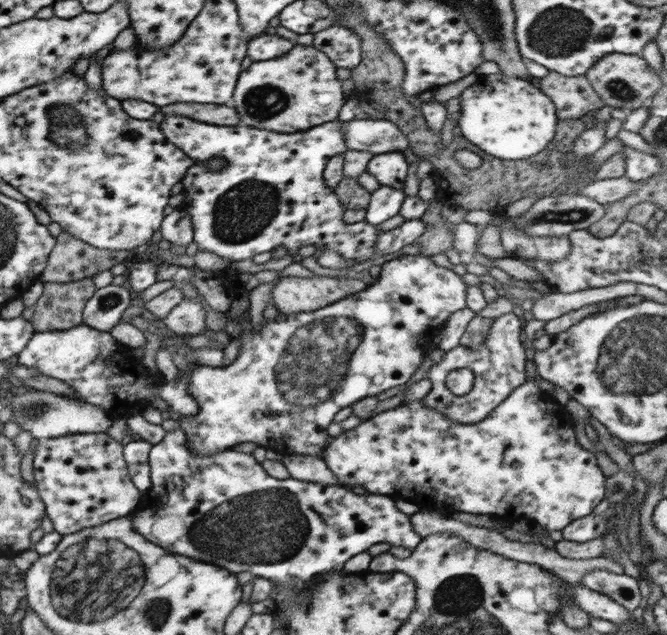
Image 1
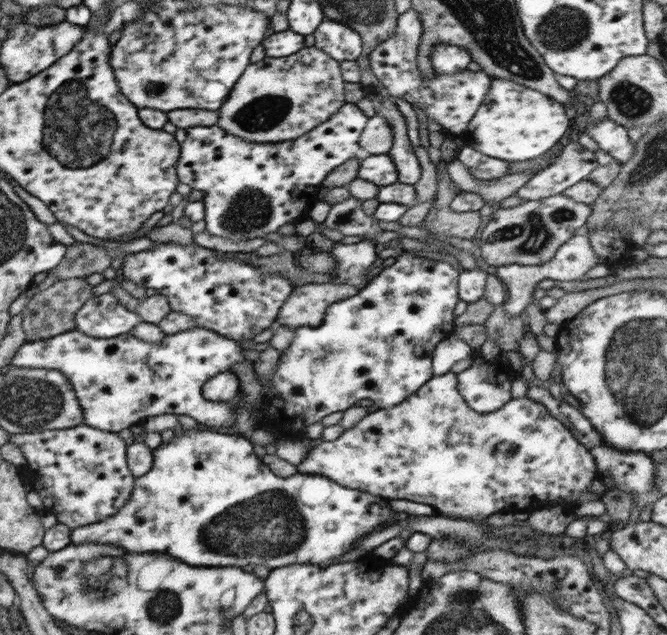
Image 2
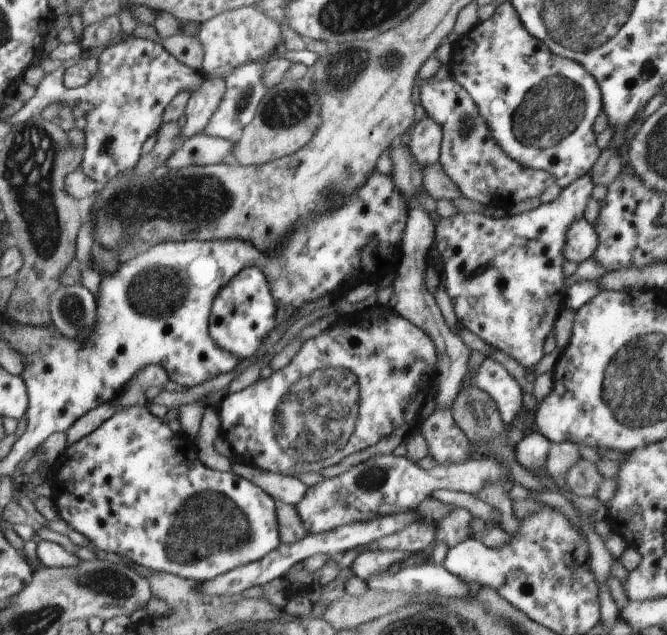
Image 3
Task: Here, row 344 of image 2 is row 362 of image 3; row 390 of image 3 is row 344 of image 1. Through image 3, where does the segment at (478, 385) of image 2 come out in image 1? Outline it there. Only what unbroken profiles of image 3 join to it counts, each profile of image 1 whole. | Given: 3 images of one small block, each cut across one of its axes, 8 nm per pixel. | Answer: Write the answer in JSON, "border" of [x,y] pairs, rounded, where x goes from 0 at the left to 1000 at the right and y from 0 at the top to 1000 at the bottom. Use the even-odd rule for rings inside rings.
{"border":[[[768,491],[759,493],[739,506],[727,540],[718,548],[702,550],[688,542],[684,548],[667,553],[663,567],[651,572],[642,586],[648,611],[631,633],[681,665],[714,668],[726,661],[774,611],[789,602],[787,572],[796,557],[783,546],[783,523],[783,509],[777,499]],[[687,580],[703,580],[711,587],[708,613],[691,625],[681,622],[667,605],[675,586]]]}

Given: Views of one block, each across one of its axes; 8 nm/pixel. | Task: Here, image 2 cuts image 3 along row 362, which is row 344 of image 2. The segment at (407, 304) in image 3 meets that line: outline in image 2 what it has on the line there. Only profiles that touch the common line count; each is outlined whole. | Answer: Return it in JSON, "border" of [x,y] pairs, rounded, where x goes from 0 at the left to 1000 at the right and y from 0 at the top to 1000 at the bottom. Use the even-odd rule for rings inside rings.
{"border":[[[684,526],[661,535],[648,556],[648,587],[651,587],[651,594],[672,587],[684,570],[706,564],[711,551]]]}

